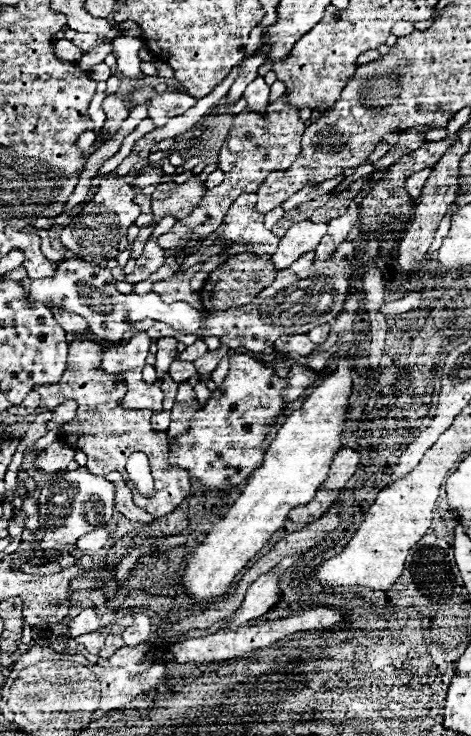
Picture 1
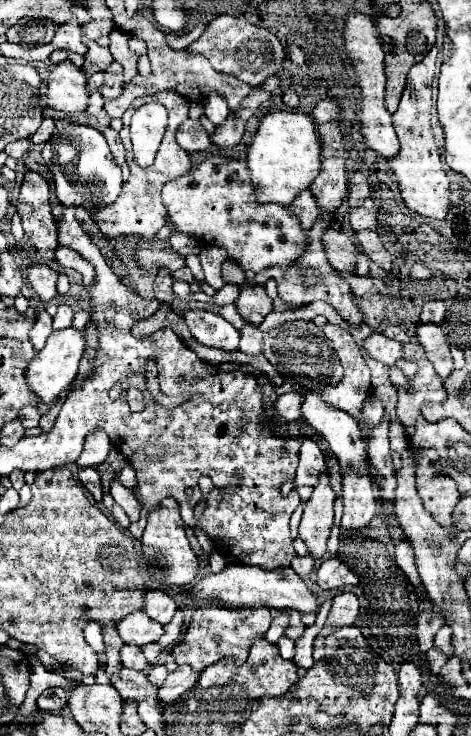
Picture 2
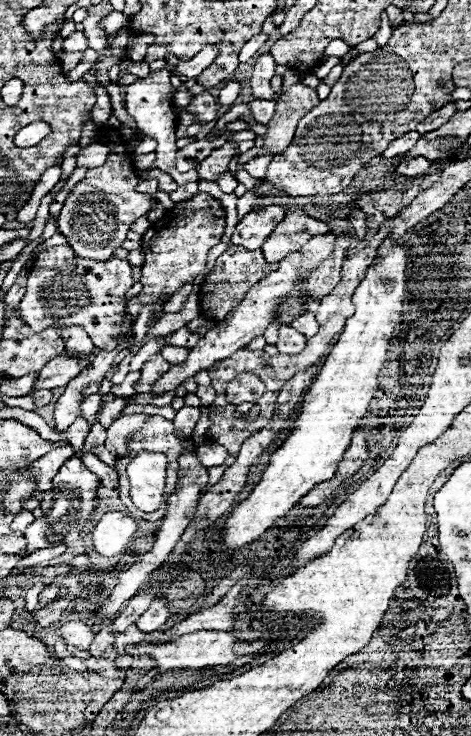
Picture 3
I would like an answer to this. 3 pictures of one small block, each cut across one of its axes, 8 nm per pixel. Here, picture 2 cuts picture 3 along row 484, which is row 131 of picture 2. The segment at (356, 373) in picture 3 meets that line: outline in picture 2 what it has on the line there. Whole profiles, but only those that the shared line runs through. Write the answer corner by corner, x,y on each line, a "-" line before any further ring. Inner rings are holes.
300,112
266,114
260,120
246,152
250,180
260,204
276,202
282,206
290,206
298,192
306,190
318,176
320,162
320,140
316,134
316,124
308,114

